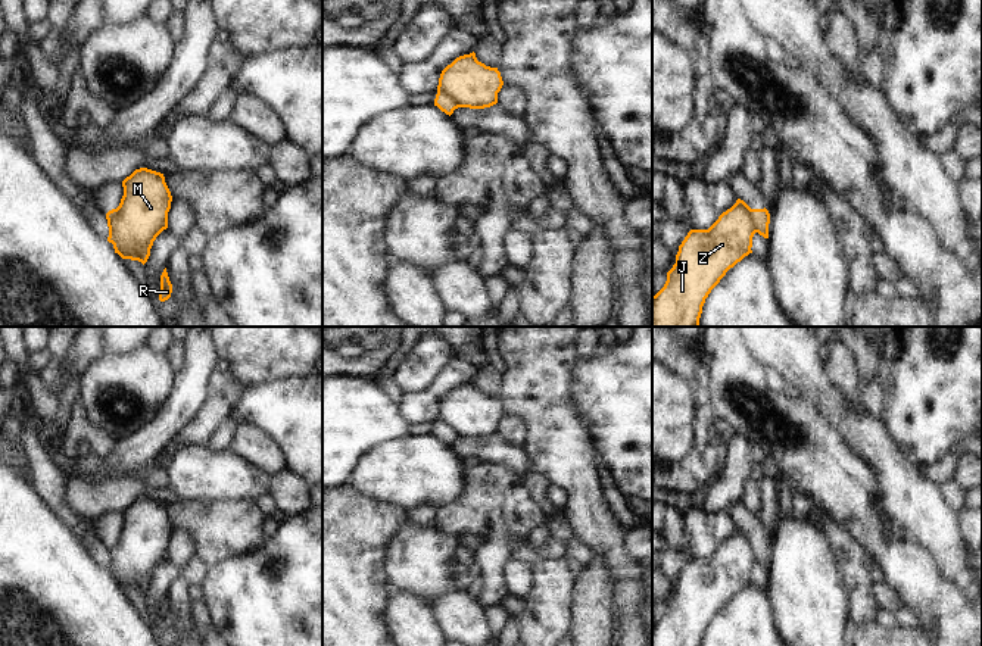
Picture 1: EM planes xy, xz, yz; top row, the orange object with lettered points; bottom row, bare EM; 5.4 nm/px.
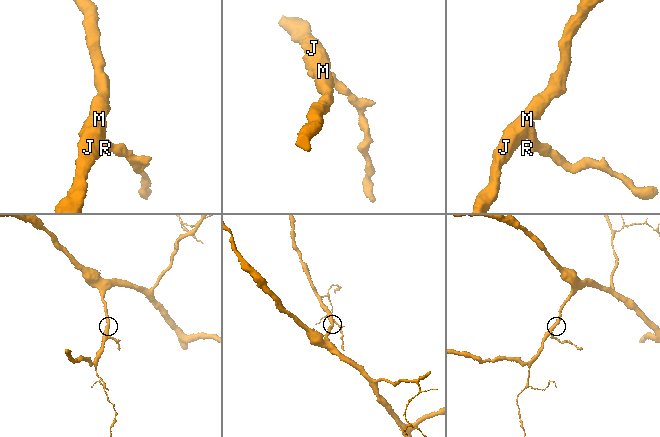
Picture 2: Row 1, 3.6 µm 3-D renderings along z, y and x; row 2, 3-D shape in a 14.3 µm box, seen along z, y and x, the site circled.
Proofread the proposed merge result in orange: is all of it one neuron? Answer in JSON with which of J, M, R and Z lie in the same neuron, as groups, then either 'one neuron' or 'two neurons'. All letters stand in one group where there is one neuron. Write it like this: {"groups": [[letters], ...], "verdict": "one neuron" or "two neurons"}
{"groups": [["J", "M", "Z"], ["R"]], "verdict": "two neurons"}

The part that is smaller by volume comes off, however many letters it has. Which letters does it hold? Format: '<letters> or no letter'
R

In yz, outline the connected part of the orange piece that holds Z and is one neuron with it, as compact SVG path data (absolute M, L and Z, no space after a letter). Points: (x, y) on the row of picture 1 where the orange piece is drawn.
M741 199L723 212L708 230L690 230L667 272L664 287L652 296L652 327L699 327L702 306L726 272L752 253L752 209Z

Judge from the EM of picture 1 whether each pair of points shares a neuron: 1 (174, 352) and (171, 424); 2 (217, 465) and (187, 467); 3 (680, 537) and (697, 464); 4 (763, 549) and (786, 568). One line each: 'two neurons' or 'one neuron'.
1: two neurons
2: one neuron
3: two neurons
4: two neurons

